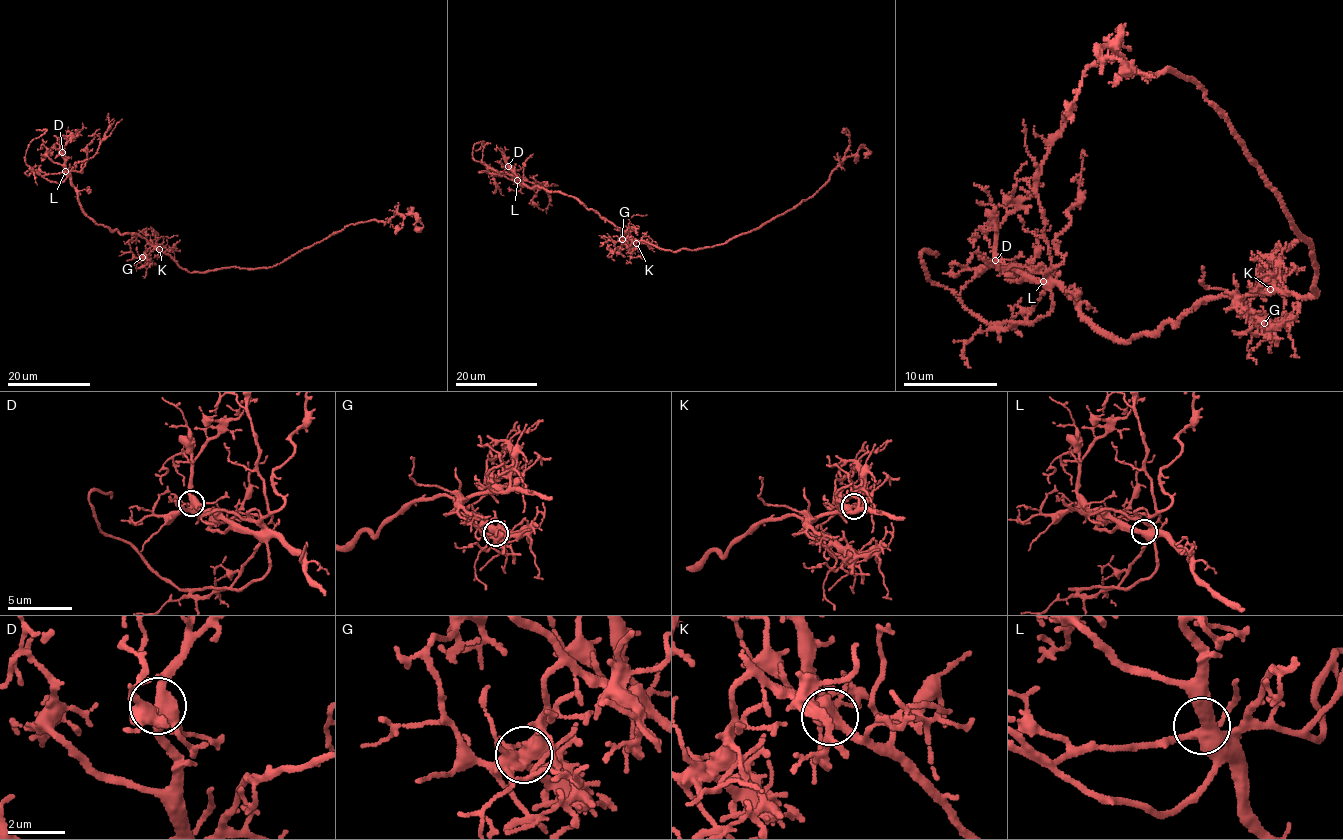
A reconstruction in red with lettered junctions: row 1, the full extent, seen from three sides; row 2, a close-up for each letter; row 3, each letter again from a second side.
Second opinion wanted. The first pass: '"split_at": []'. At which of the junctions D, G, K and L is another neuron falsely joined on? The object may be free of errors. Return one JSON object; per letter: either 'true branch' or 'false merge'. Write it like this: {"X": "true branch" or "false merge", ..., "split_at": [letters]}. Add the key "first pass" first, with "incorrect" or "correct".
{"first pass": "incorrect", "D": "true branch", "G": "false merge", "K": "true branch", "L": "true branch", "split_at": ["G"]}

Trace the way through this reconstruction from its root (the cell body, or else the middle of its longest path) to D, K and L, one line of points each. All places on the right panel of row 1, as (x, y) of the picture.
D: (1303, 299), (1278, 291), (1209, 298), (1175, 327), (1166, 324), (1129, 343), (1089, 321), (1080, 298), (995, 260)
K: (1303, 299), (1278, 291), (1270, 294), (1270, 289)
L: (1303, 299), (1278, 291), (1209, 298), (1175, 327), (1166, 324), (1129, 343), (1089, 321), (1080, 298), (1043, 281)

